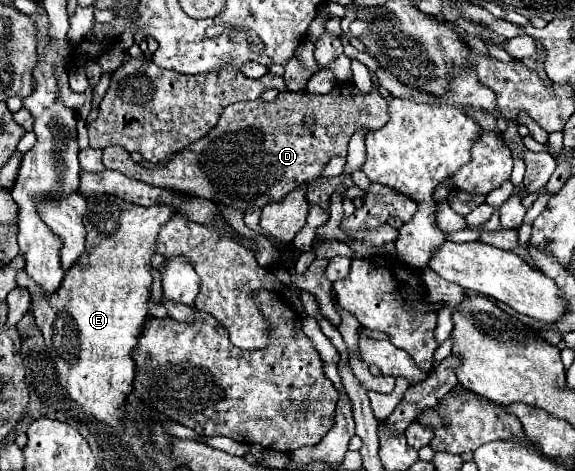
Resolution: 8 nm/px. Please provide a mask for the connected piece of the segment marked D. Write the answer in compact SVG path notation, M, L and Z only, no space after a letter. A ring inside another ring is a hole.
M340 83L334 87L332 93L318 95L318 97L310 97L304 91L298 91L298 93L284 91L272 103L264 103L256 99L256 101L242 101L242 103L228 105L222 111L216 127L212 127L208 135L204 135L196 143L190 143L180 153L176 153L168 161L168 165L162 165L158 169L146 169L140 163L134 163L130 159L130 153L118 145L104 149L104 165L132 179L140 179L148 185L184 191L188 195L198 195L232 209L240 209L240 211L246 211L252 207L262 209L264 205L280 201L296 185L318 179L332 157L346 157L348 141L352 133L356 131L356 127L368 127L374 131L384 127L388 119L390 119L388 101L376 89L370 95L362 95L354 85L344 83L344 93L342 93L342 83Z

